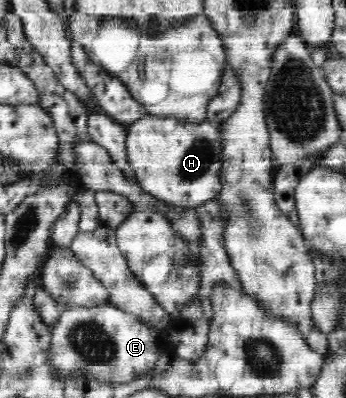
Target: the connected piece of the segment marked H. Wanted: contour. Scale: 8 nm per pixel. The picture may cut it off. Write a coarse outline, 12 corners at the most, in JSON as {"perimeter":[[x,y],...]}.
{"perimeter":[[223,124],[127,125],[133,180],[195,208],[222,191]]}

